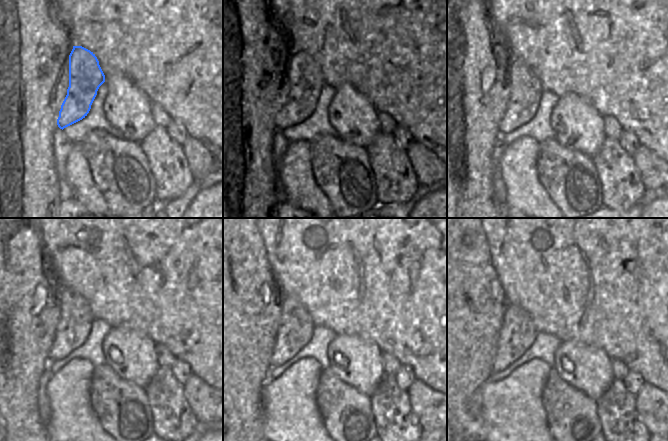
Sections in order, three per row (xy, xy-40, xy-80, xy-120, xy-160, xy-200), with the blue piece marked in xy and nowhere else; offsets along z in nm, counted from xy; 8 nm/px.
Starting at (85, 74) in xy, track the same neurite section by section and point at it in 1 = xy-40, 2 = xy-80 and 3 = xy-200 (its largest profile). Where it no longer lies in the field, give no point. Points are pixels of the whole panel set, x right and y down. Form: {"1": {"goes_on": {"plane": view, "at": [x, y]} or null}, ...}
{"1": {"goes_on": {"plane": "xy-40", "at": [305, 78]}}, "2": {"goes_on": {"plane": "xy-80", "at": [526, 89]}}, "3": {"goes_on": {"plane": "xy-200", "at": [517, 333]}}}

